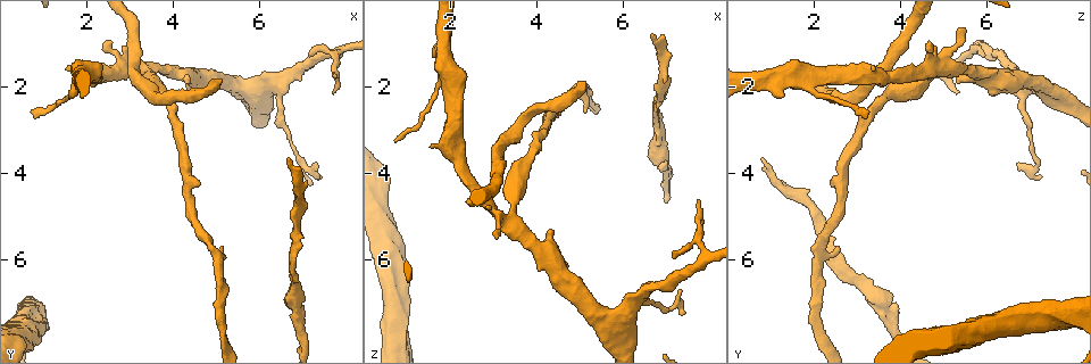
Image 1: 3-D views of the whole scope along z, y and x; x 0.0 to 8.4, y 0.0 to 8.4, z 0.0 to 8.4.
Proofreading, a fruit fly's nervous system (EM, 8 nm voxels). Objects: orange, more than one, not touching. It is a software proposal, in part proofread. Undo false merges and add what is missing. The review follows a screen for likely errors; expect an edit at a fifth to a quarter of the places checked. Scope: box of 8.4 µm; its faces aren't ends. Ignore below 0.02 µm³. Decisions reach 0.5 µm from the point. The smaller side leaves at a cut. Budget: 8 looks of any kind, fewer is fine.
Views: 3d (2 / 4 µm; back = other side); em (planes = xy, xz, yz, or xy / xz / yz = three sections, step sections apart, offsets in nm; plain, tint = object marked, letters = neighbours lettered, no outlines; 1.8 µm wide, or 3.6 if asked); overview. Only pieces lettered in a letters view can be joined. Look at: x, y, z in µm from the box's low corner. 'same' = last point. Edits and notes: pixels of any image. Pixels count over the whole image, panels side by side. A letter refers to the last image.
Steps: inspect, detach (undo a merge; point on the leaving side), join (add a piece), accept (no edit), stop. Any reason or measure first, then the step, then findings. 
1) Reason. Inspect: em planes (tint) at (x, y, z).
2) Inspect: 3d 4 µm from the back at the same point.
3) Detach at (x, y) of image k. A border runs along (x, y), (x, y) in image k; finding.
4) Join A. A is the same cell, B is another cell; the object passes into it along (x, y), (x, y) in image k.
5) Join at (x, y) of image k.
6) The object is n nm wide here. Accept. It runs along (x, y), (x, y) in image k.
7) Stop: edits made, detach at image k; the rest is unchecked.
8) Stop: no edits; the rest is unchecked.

Sudden change in width. Inspect: 3d 2 µm at (6.80, 5.95, 2.55).

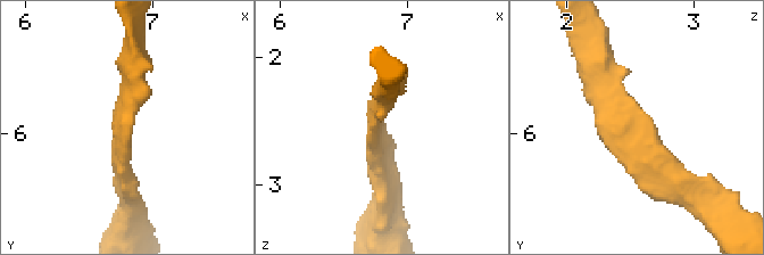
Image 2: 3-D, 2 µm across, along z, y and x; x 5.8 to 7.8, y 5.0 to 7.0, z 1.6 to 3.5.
The arms are 200, 220 nm wide; now the EM. Inspect: em 3.6 µm planes (letters) at (6.74, 5.98, 2.56).

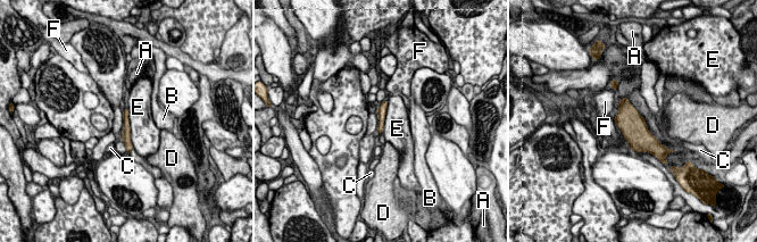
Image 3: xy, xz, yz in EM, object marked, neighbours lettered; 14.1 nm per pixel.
The object is 130 nm wide here. Accept. A, B, C, D, E and F are other cells; a border runs along (127, 108), (130, 140), (133, 148) in image 3; all the same neuron.

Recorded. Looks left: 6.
Branch stops here. Inspect: em planes (letters) at (6.70, 3.65, 0.75).

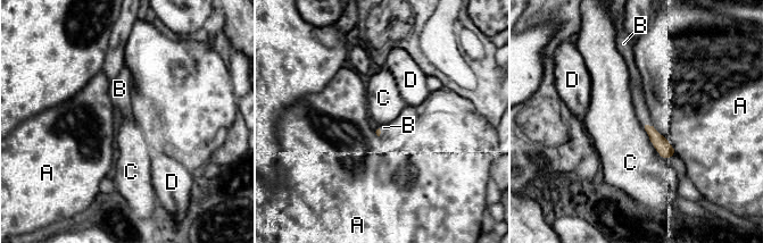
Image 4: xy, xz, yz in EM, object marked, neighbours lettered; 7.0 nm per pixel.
Join B. B is the same cell, A, C and D are other cells; the object passes into it along (665, 150), (647, 125), (637, 93) in image 4; the neuron continues.

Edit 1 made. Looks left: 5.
Free end. Inspect: 3d 4 µm at (5.10, 1.85, 1.85).

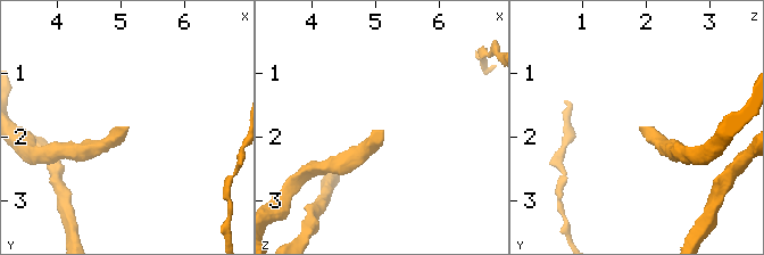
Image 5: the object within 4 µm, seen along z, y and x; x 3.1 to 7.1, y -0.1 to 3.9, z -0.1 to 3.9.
Inspect: em planes (letters) at (5.15, 1.85, 1.90).

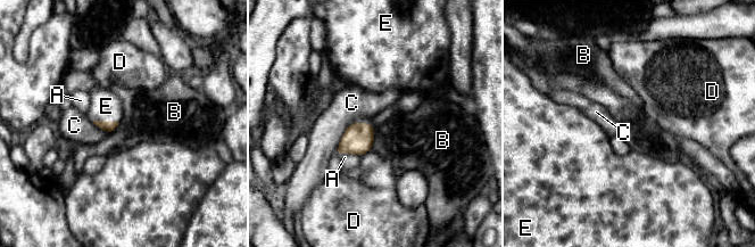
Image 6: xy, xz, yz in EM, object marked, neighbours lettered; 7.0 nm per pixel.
The longest contact is with C, 260 nm. Join E. E is the same cell, A, B, C and D are other cells; it goes on there.

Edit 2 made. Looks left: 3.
Stop: edits made, join at image 4, join at image 6; the rest is unchecked.

